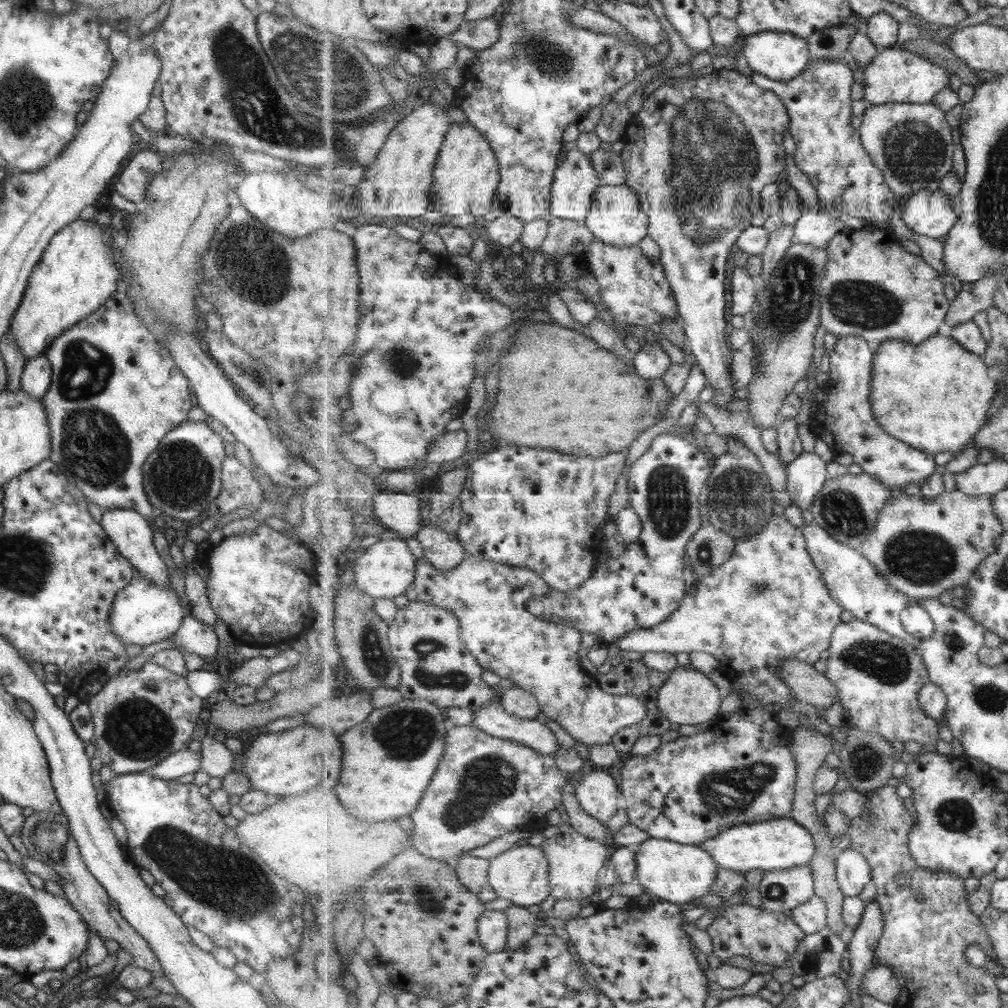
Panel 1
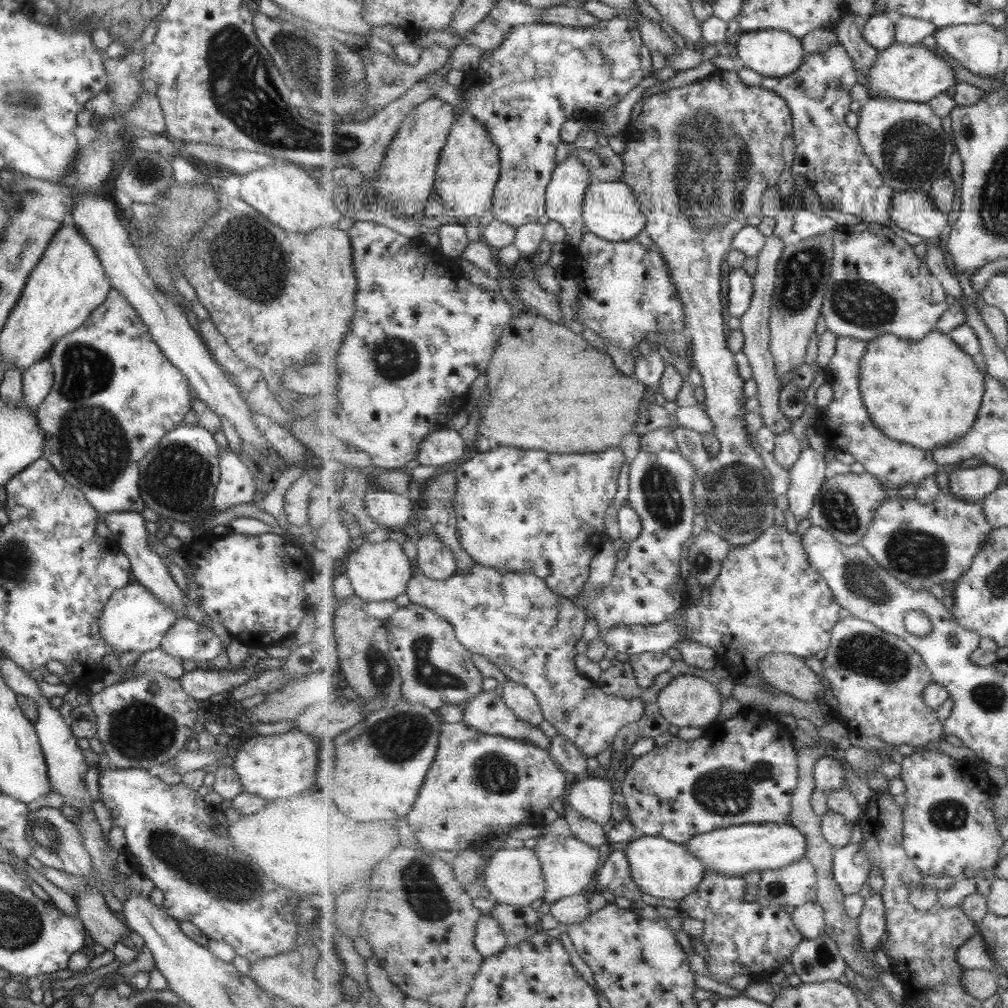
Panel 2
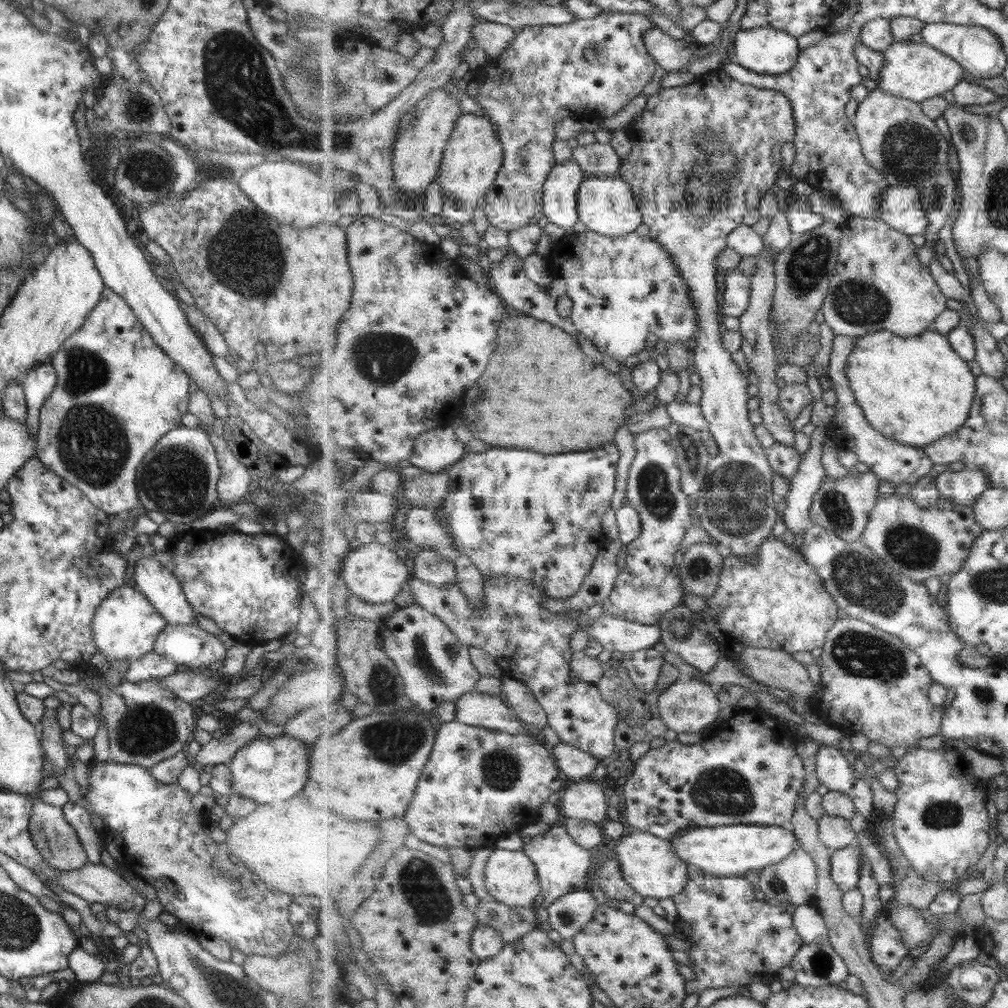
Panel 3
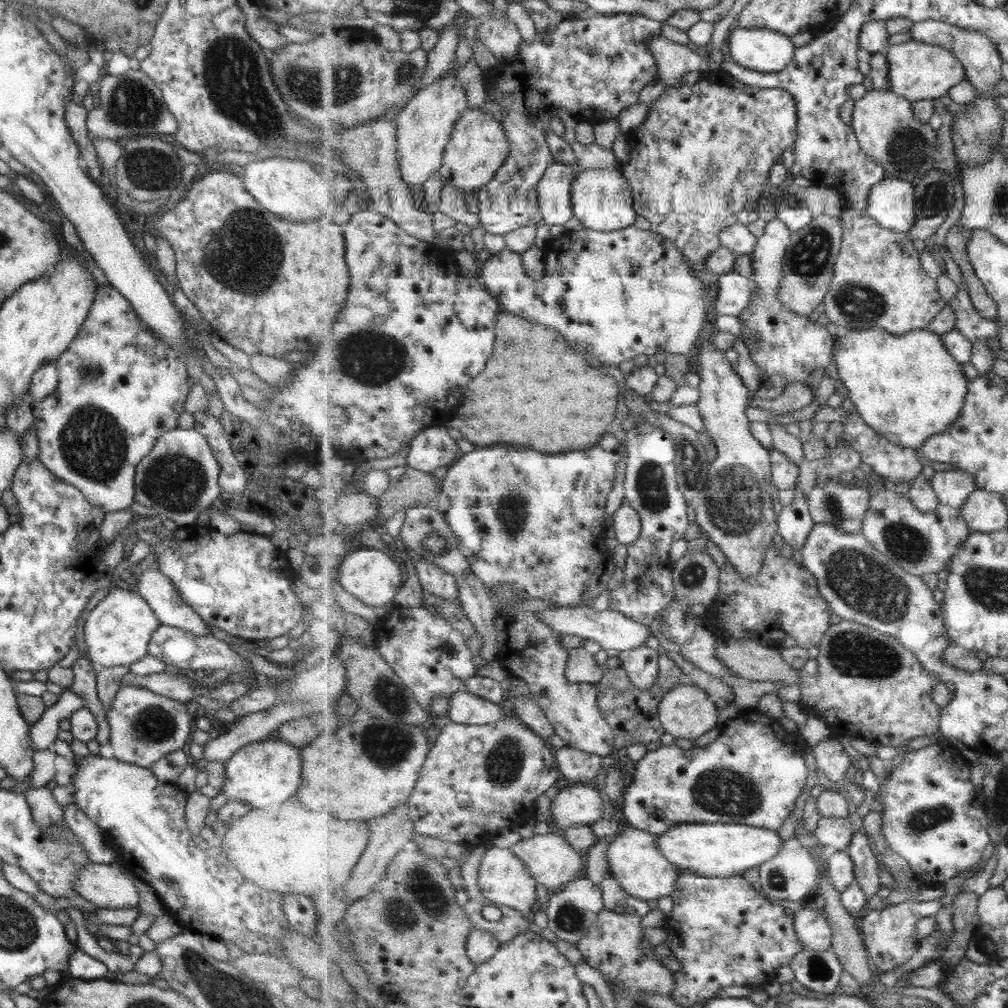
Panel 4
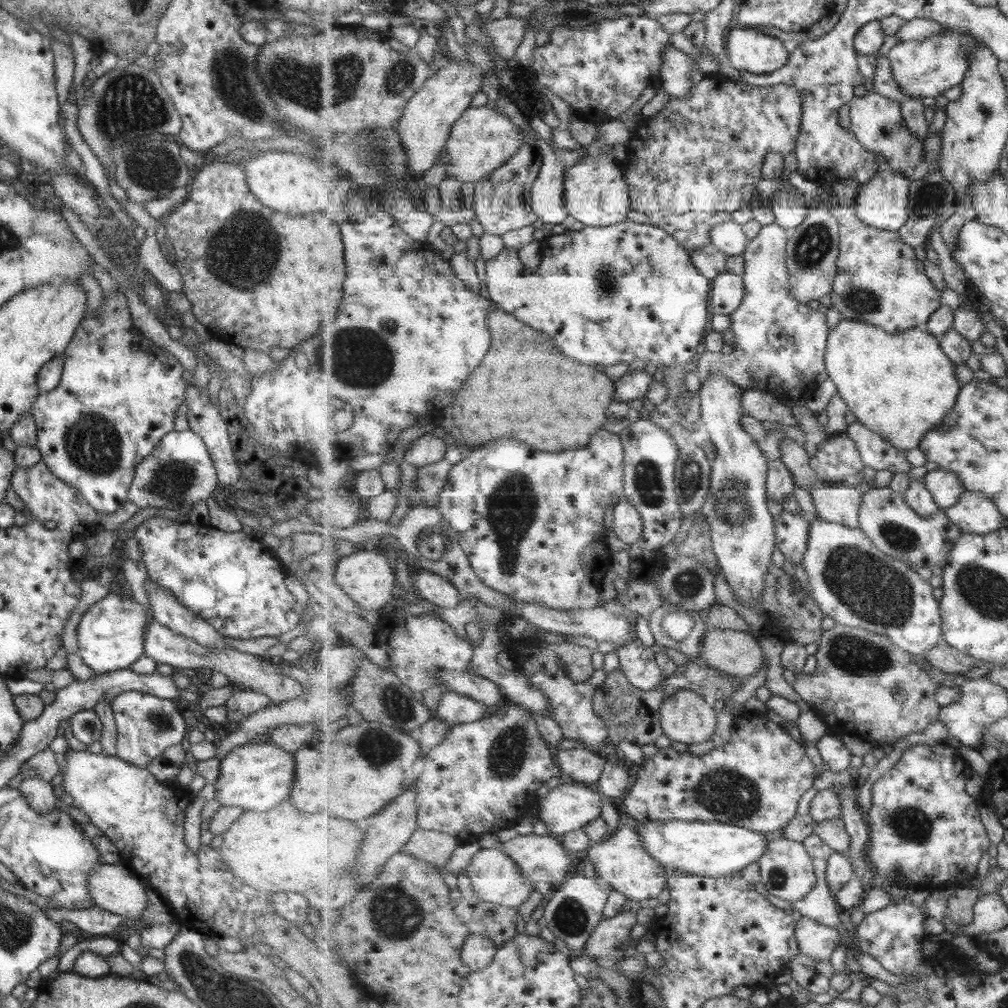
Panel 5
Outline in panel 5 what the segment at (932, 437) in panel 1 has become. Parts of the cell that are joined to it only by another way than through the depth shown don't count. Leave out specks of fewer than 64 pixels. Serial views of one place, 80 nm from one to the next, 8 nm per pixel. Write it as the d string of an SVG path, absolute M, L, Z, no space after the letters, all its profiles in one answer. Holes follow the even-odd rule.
M843 319L830 329L825 363L829 378L847 402L848 410L853 413L857 422L872 429L901 450L919 447L921 439L932 428L938 428L949 416L949 412L953 412L963 388L955 376L956 365L941 349L939 337L924 327L893 335L884 328L865 321Z

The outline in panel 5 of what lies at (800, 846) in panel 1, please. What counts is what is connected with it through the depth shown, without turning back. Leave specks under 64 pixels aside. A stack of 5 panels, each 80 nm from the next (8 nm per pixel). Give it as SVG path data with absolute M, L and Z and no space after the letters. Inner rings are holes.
M669 820L669 821L647 821L647 824L636 824L632 822L633 826L639 829L639 835L643 839L643 845L647 849L647 853L657 859L667 874L689 874L691 876L712 876L712 877L730 877L735 874L741 874L741 870L749 864L758 864L761 856L765 856L767 846L771 841L765 838L764 833L755 832L741 826L724 824L715 821L683 821L683 820Z

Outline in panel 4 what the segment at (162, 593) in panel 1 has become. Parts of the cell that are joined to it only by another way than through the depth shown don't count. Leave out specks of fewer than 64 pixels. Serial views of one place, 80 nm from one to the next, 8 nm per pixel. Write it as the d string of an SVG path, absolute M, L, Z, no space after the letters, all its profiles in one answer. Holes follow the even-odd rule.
M113 586L94 600L81 626L84 642L84 650L81 651L94 668L102 670L115 665L128 667L147 655L151 633L159 623L148 604L137 593Z

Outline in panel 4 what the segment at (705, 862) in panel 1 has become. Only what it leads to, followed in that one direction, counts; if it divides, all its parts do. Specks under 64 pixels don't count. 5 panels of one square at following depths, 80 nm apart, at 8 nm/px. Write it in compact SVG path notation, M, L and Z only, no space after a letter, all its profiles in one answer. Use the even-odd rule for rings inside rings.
M631 826L621 834L616 833L609 839L606 857L609 862L608 873L617 878L621 886L625 887L625 891L635 898L657 901L662 896L671 897L676 892L681 870L661 853L657 836L652 833Z

